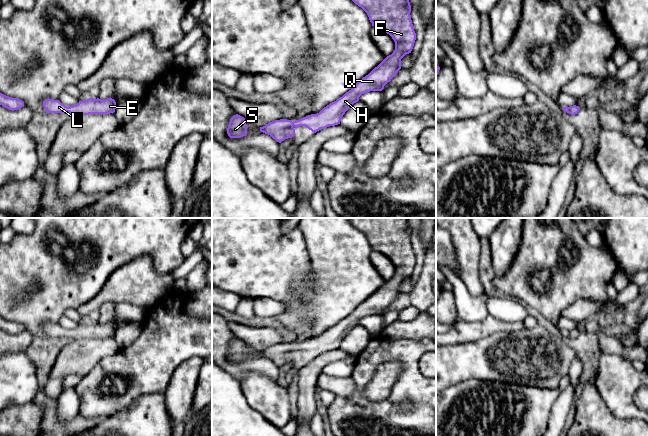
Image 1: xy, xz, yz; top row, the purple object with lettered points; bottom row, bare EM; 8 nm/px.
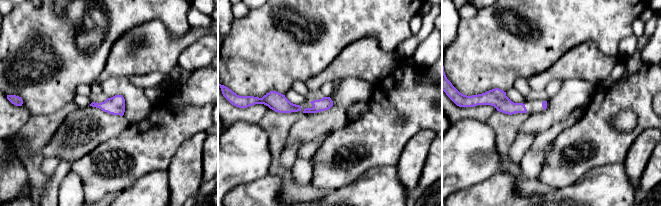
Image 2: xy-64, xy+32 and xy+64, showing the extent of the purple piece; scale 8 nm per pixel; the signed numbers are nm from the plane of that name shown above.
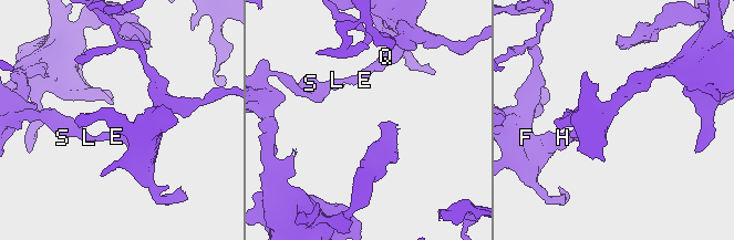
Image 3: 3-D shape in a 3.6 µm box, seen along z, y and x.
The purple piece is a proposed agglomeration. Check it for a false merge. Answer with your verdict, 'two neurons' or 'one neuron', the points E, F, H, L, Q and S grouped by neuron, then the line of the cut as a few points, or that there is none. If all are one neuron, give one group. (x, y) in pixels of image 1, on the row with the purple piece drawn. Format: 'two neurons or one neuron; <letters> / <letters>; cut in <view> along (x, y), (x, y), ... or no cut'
one neuron; E F H L Q S; no cut

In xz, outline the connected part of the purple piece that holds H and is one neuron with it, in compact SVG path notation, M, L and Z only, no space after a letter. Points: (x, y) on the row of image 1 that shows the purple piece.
M352 0L368 15L372 26L389 34L395 42L395 50L368 75L342 97L324 107L319 113L311 114L296 121L280 119L260 127L260 131L270 135L277 142L295 135L295 127L305 126L312 132L340 124L345 112L359 97L370 91L382 91L384 86L401 69L401 59L411 53L416 33L411 20L409 0Z

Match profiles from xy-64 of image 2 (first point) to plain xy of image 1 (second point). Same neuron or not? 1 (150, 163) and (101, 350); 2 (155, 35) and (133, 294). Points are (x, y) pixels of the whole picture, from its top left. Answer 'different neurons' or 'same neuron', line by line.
1: different neurons
2: same neuron

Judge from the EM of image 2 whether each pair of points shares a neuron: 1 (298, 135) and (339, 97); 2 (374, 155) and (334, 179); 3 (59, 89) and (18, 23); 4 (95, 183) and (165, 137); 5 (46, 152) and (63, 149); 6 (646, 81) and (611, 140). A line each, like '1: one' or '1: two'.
1: one
2: one
3: one
4: one
5: one
6: one

